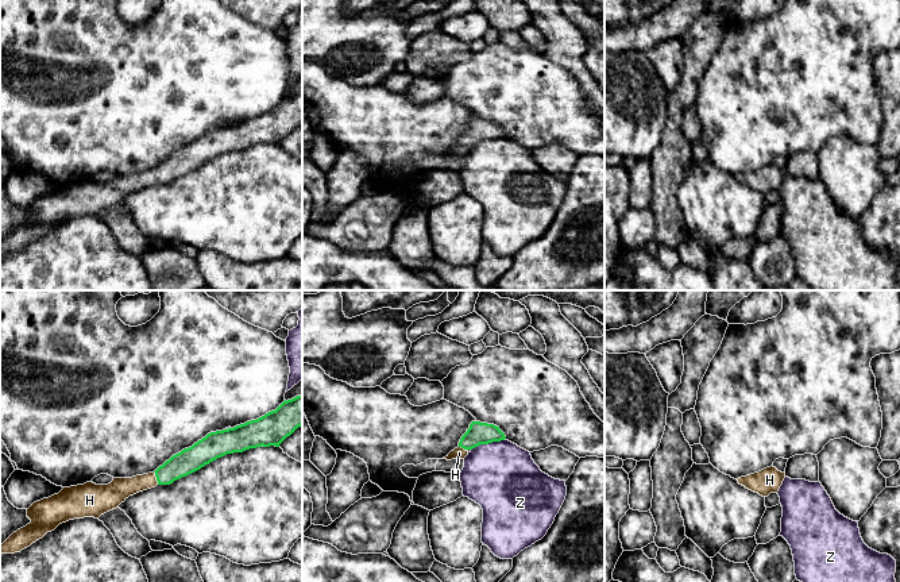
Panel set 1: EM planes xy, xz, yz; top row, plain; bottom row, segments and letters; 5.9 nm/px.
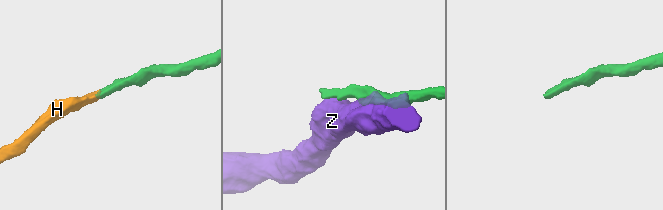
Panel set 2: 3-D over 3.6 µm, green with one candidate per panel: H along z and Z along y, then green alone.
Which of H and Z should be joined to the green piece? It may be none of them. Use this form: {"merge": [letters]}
{"merge": ["H"]}

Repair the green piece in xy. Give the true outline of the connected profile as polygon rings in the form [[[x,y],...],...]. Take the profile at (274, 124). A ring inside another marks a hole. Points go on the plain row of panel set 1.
[[[297,93],[291,97],[285,97],[275,108],[271,108],[256,117],[247,119],[233,126],[208,131],[192,144],[173,153],[154,170],[136,173],[132,176],[113,176],[113,178],[108,182],[86,180],[84,182],[63,185],[58,192],[36,199],[27,207],[27,215],[31,217],[31,220],[9,234],[0,243],[0,251],[20,250],[36,238],[42,236],[47,230],[54,228],[59,221],[69,217],[84,215],[99,216],[101,212],[119,205],[119,203],[130,193],[155,185],[157,182],[170,182],[174,178],[200,167],[205,162],[209,162],[210,159],[227,151],[243,150],[246,147],[262,143],[279,144],[279,142],[301,123],[302,93]]]

